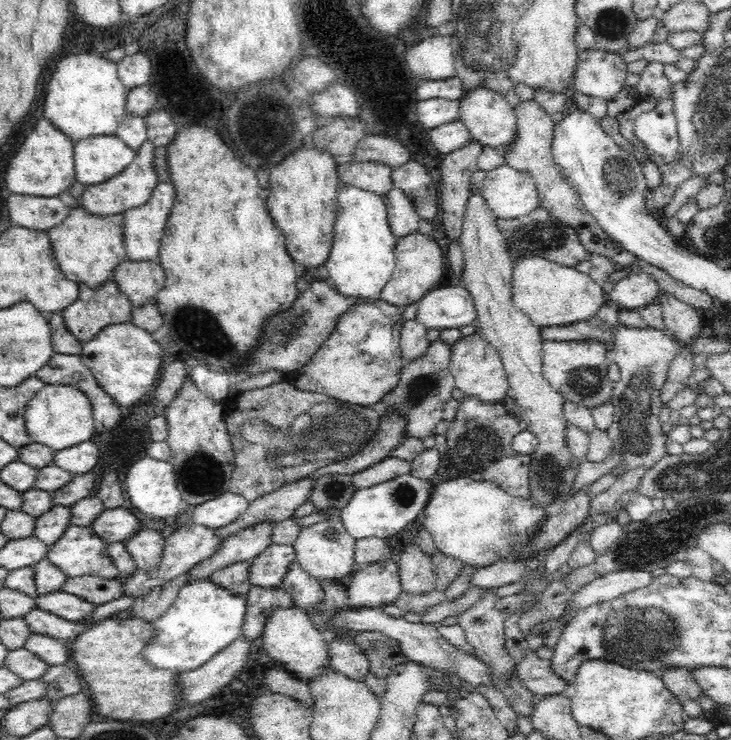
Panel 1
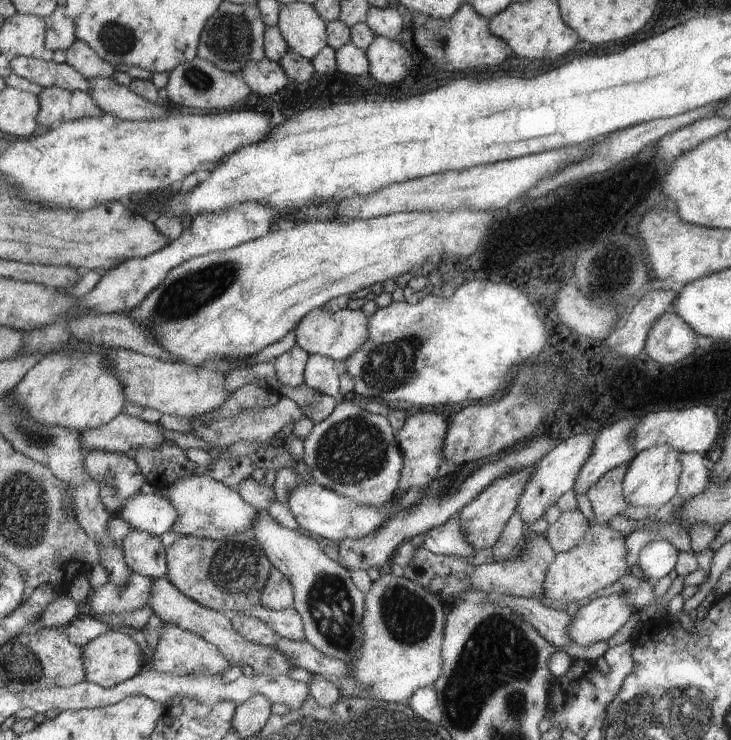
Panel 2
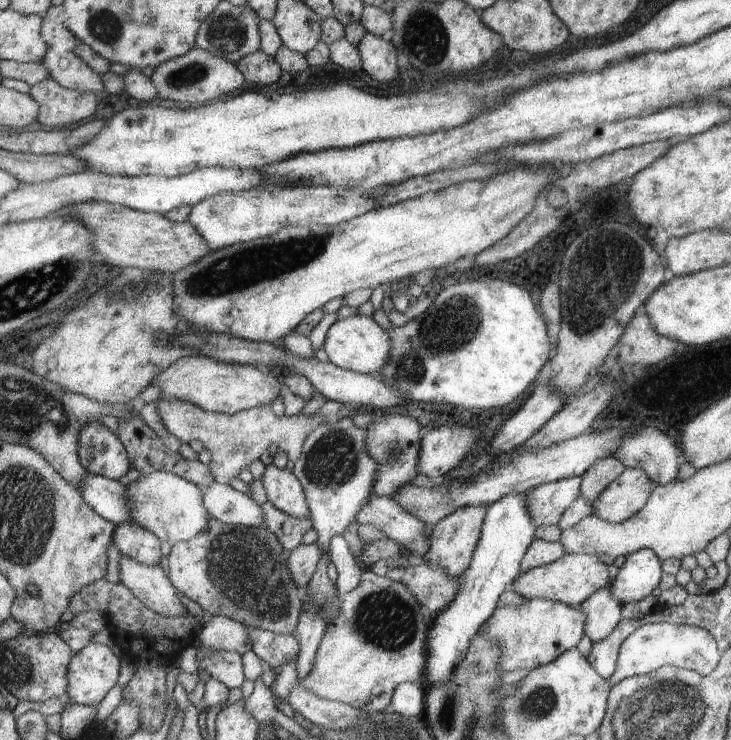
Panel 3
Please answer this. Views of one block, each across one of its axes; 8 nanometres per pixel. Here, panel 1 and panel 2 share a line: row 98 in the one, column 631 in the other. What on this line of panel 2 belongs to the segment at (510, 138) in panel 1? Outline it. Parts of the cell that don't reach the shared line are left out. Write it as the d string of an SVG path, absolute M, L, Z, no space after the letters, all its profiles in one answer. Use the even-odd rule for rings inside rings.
M655 445L636 454L628 464L627 475L623 479L623 492L627 504L633 507L664 507L672 500L679 489L679 477L682 475L682 464L679 454L667 445Z

